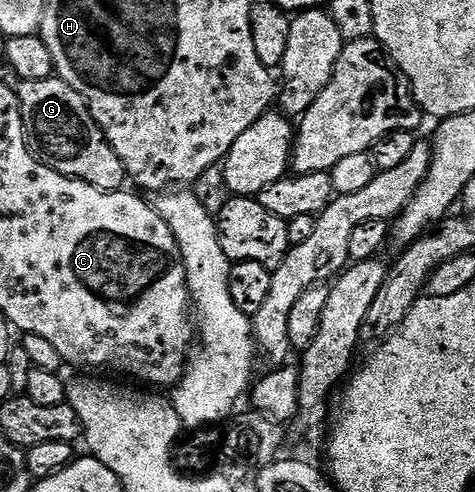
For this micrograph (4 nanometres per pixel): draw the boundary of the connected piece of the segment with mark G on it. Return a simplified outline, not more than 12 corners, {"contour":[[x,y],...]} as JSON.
{"contour":[[19,85],[32,157],[103,192],[124,167],[82,94]]}

